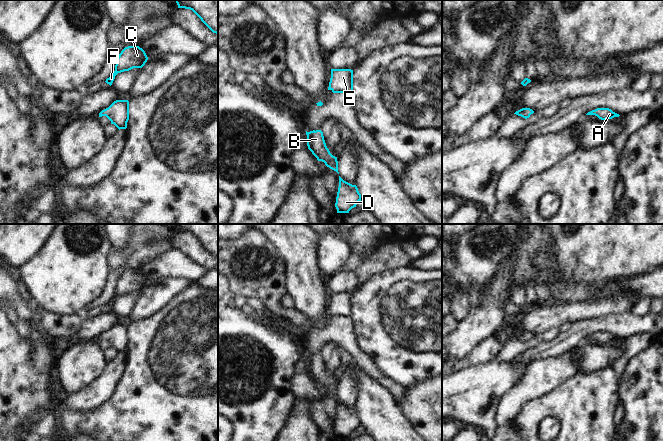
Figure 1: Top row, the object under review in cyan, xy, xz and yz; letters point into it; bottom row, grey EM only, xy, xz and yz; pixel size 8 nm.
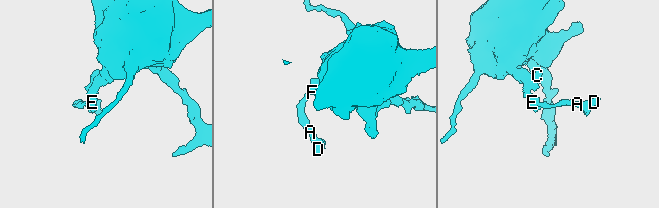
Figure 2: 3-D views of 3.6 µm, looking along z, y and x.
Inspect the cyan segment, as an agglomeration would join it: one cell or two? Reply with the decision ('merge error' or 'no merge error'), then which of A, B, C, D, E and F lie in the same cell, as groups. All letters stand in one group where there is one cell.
no merge error; groups A B C D E F

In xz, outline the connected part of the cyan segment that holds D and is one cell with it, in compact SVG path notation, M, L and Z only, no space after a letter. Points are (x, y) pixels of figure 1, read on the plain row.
M339 400L339 411L335 431L337 437L349 437L361 425L361 418L356 409L344 405Z

